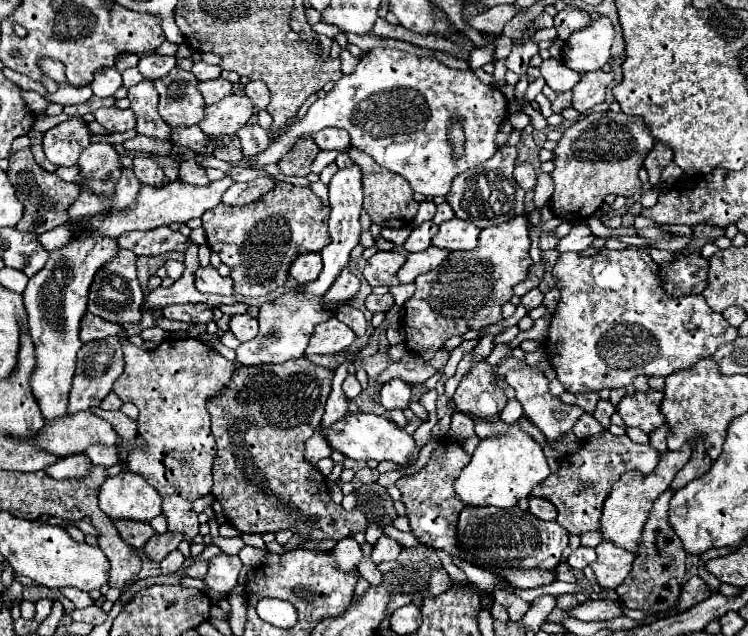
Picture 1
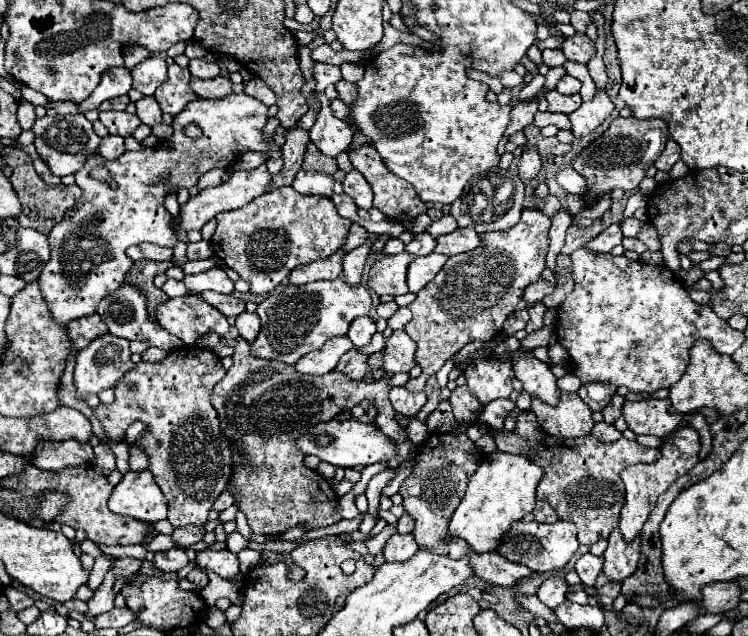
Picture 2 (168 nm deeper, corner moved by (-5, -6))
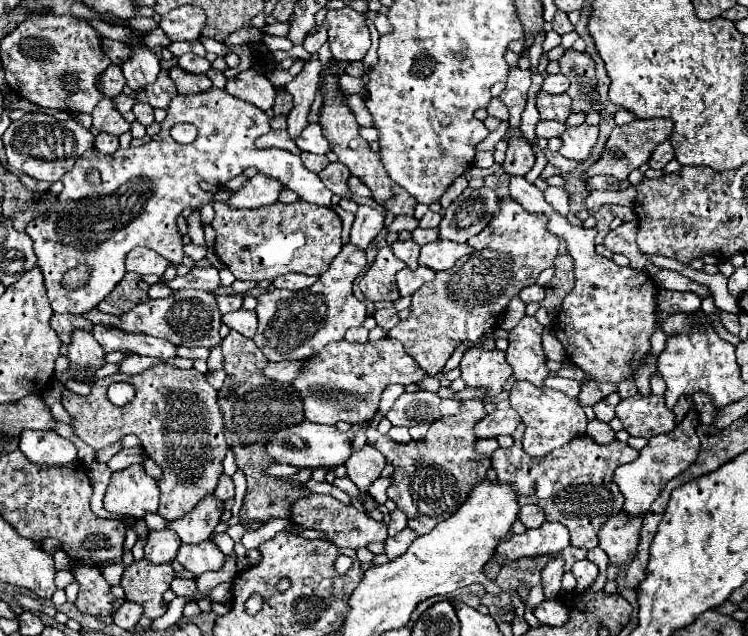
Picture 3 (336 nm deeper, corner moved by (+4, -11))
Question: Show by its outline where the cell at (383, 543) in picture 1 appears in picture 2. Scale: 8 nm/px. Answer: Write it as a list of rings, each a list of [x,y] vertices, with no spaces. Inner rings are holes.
[[[393,534],[383,548],[383,556],[385,562],[407,562],[417,554],[417,550],[419,546],[411,534]]]

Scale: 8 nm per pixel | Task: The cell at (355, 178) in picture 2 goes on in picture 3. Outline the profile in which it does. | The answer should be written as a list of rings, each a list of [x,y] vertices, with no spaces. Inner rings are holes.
[[[350,177],[348,185],[350,185],[350,191],[352,191],[354,195],[358,195],[358,197],[372,197],[372,191],[370,191],[358,177]]]

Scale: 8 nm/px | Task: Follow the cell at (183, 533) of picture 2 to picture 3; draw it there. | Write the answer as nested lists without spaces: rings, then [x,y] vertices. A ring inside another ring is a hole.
[[[208,495],[200,499],[200,503],[186,513],[184,517],[170,521],[168,527],[178,533],[180,541],[184,543],[202,543],[210,539],[216,525],[220,523],[220,517],[224,513],[224,501],[220,501],[214,495]]]

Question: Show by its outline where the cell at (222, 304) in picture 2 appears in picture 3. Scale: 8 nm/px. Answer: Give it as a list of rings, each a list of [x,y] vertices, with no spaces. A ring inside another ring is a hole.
[[[224,295],[224,297],[218,297],[218,307],[220,307],[220,313],[226,315],[226,313],[232,313],[236,309],[242,307],[242,297],[240,295]]]

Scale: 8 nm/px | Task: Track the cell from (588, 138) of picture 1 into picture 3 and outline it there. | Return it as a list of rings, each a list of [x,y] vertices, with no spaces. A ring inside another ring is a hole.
[[[655,118],[655,119],[634,119],[632,123],[628,125],[622,125],[622,127],[614,127],[608,143],[606,143],[606,151],[602,153],[602,159],[598,163],[594,163],[586,173],[584,173],[584,179],[588,177],[594,177],[594,175],[612,175],[616,179],[626,179],[630,175],[630,171],[638,169],[642,163],[648,161],[650,153],[654,151],[654,147],[658,143],[662,143],[669,138],[672,133],[674,124],[669,119]]]

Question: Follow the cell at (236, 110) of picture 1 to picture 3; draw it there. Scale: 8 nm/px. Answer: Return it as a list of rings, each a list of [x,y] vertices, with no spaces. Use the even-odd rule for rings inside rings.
[[[210,87],[208,91],[196,93],[196,95],[176,95],[170,101],[166,111],[168,111],[168,115],[160,123],[160,127],[162,127],[160,133],[154,135],[152,141],[146,145],[118,149],[112,155],[104,155],[98,149],[88,149],[80,159],[76,159],[74,167],[68,173],[64,173],[64,177],[60,179],[64,183],[64,189],[58,195],[56,203],[48,207],[52,211],[46,211],[40,219],[34,219],[26,225],[26,233],[34,241],[34,253],[38,257],[38,267],[44,273],[44,285],[46,285],[48,299],[50,299],[54,313],[82,315],[82,311],[94,309],[96,303],[100,303],[126,275],[124,259],[134,247],[141,246],[154,249],[156,253],[160,253],[170,263],[180,265],[184,251],[182,251],[182,235],[178,231],[176,219],[180,217],[180,213],[184,209],[202,209],[204,205],[214,201],[214,193],[202,191],[198,185],[200,181],[208,181],[214,187],[222,187],[230,179],[244,173],[244,169],[256,167],[260,173],[270,175],[270,177],[286,183],[286,187],[292,189],[294,193],[298,193],[300,199],[310,201],[314,205],[330,205],[332,191],[324,187],[324,183],[320,181],[320,177],[316,173],[308,171],[302,165],[298,155],[292,155],[290,151],[276,147],[256,148],[254,141],[260,135],[270,131],[268,115],[262,109],[258,109],[256,105],[240,101],[222,89]],[[176,123],[192,123],[198,129],[196,141],[190,145],[180,145],[180,143],[172,141],[170,129]],[[90,169],[96,169],[100,173],[100,179],[102,179],[100,185],[94,185],[88,181]],[[80,263],[90,267],[90,279],[82,289],[66,291],[60,281],[68,269],[72,269]]]

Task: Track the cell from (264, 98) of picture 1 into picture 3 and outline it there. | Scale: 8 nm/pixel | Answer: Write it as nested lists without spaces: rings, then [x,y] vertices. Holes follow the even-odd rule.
[[[254,69],[242,71],[236,77],[228,79],[226,91],[242,101],[248,101],[248,103],[264,109],[264,111],[270,109],[274,105],[274,99],[276,99],[274,85]]]

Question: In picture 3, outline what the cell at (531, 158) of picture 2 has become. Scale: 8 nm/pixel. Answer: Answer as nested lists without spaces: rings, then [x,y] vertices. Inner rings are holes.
[[[512,135],[508,139],[508,149],[506,149],[506,159],[502,163],[504,171],[508,175],[526,175],[534,165],[534,151],[530,143],[524,137]]]

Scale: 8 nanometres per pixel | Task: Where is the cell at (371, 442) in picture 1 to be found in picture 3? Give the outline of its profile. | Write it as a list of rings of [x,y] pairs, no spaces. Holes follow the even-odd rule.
[[[302,421],[298,425],[290,425],[282,431],[278,431],[270,441],[266,441],[264,451],[280,465],[294,465],[298,469],[308,467],[338,467],[344,465],[346,459],[350,457],[350,441],[346,435],[342,435],[334,425],[318,425],[318,423],[308,423]]]

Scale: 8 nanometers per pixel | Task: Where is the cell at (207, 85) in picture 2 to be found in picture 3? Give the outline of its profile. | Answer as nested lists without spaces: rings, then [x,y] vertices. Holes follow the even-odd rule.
[[[176,65],[176,67],[170,67],[170,77],[172,77],[172,81],[176,83],[178,93],[184,93],[184,95],[208,91],[208,85],[212,85],[212,81],[210,81],[206,75],[188,73],[188,71],[180,69],[178,65]]]

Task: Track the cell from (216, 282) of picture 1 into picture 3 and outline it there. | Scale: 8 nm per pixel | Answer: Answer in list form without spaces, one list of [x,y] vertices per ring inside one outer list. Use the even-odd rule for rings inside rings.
[[[192,267],[184,277],[174,277],[172,281],[164,281],[170,289],[204,289],[204,291],[216,291],[220,287],[220,275],[218,269],[208,267]]]

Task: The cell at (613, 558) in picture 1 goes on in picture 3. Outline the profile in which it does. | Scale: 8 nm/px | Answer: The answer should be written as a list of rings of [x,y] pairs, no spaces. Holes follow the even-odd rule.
[[[624,511],[612,515],[608,523],[602,525],[598,537],[600,547],[608,553],[610,565],[628,565],[636,557],[636,547],[640,543],[642,517],[628,517]]]

